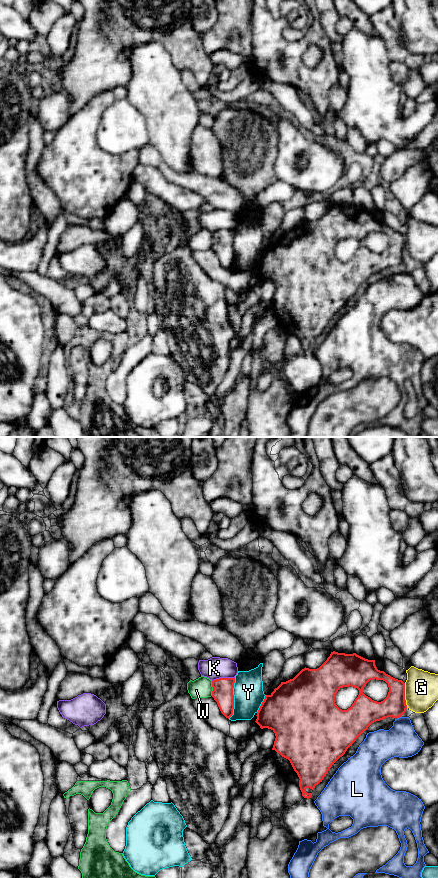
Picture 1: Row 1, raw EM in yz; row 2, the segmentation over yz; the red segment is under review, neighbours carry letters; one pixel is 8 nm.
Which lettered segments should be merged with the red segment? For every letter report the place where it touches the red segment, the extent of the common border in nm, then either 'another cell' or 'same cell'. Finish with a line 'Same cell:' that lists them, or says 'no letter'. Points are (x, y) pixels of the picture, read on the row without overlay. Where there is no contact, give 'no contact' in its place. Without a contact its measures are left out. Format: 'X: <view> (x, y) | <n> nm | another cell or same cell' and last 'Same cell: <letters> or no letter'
G: yz (404, 247) | 200 nm | another cell
K: yz (223, 230) | 190 nm | another cell
L: yz (399, 268) | 40 nm | another cell
W: yz (213, 240) | 120 nm | another cell
Y: yz (233, 250) | 340 nm | another cell
Same cell: no letter

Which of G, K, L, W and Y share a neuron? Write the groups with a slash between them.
G / K / L / W / Y

